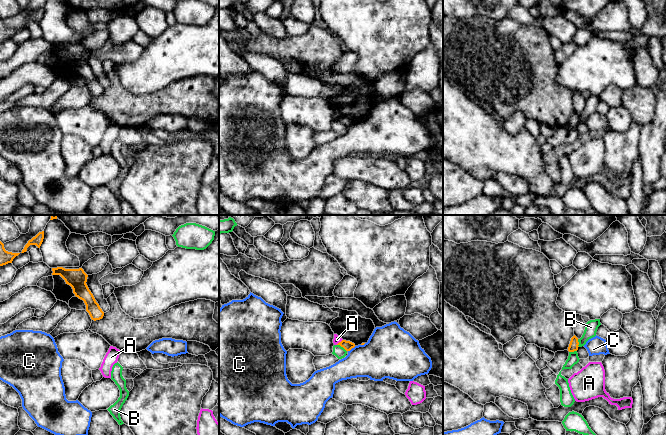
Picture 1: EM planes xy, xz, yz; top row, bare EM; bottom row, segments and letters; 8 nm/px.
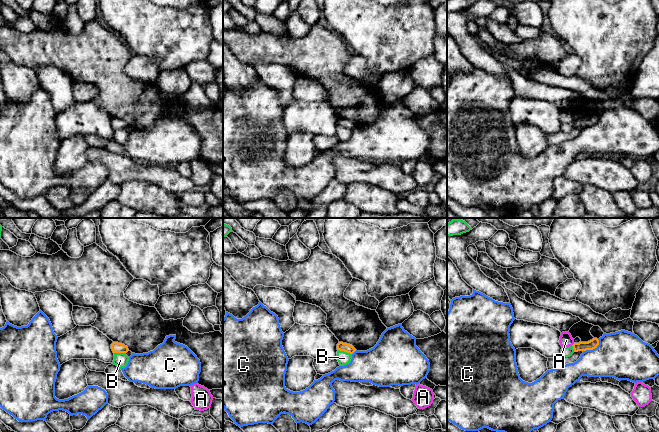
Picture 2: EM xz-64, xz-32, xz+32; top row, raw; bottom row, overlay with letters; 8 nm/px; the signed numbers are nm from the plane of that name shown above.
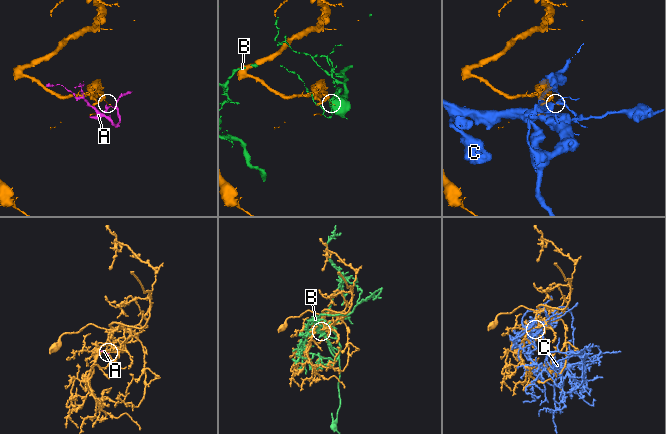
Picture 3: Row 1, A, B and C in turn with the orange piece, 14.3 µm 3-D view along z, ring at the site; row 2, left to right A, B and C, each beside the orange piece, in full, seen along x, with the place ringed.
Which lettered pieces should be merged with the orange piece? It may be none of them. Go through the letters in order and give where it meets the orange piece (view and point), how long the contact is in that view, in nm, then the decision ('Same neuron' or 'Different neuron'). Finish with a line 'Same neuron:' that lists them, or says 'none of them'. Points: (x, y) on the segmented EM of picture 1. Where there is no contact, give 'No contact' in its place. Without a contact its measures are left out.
A: Touches orange at xz (339, 342). Shared border 70 nm. Different neuron
B: Touches orange at xz (342, 346). Shared border 100 nm. Different neuron
C: Touches orange at xz (351, 348). Shared border 80 nm. Different neuron
Same neuron: none of them

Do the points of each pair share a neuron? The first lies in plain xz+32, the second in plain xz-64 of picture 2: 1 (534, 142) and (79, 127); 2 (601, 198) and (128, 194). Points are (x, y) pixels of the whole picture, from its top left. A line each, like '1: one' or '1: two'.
1: two
2: one

